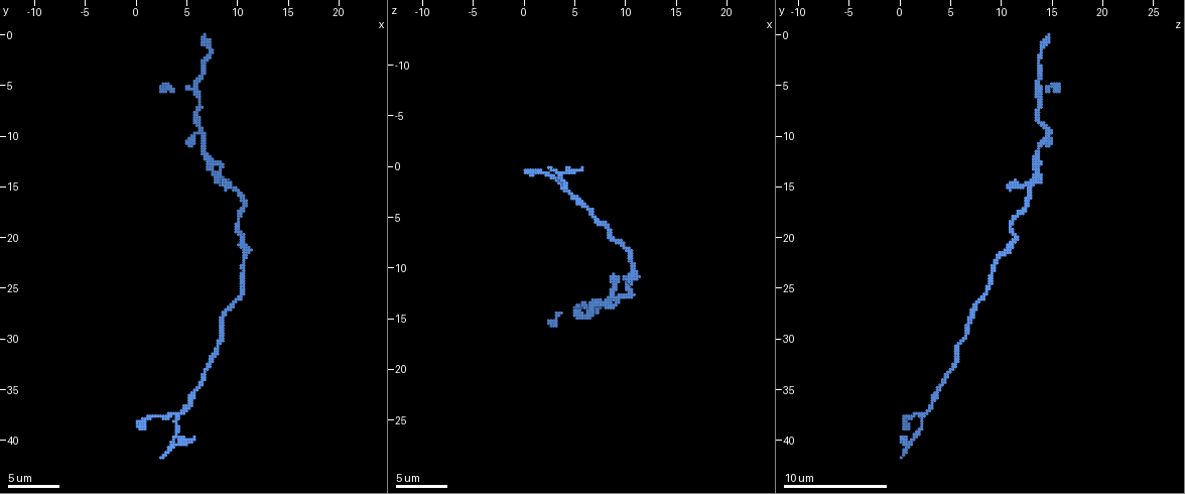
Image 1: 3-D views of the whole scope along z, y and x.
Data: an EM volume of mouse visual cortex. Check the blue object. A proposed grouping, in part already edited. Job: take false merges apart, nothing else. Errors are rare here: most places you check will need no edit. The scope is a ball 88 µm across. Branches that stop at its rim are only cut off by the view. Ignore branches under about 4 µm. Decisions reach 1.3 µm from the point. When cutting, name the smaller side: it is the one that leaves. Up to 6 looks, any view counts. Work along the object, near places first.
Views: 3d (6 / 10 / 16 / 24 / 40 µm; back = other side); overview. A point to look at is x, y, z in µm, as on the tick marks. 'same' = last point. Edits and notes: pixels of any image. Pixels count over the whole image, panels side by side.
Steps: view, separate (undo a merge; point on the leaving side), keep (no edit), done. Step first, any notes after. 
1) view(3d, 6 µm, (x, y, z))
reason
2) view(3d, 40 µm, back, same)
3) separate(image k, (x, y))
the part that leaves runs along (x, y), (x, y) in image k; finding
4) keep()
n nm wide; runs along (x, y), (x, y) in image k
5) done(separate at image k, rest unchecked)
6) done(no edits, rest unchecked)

view(3d, 10 µm, (8.2, 13.4, 13.8))
narrows sharply

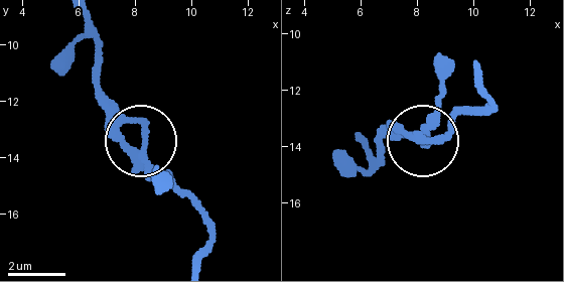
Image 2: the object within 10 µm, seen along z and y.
keep()
runs along (194, 261), (206, 218), (96, 83) in image 2; all the same neuron

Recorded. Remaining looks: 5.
view(3d, 10 µm, (6.2, 34.8, 4.0))
calibre changes

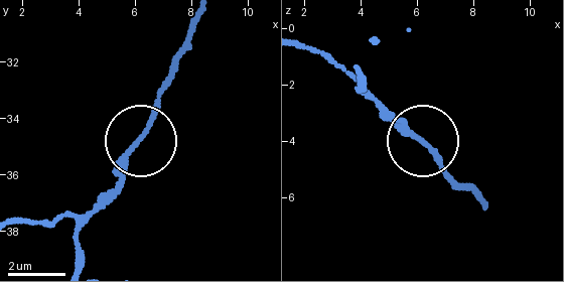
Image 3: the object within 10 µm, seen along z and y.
keep()
runs along (200, 18), (147, 134), (95, 203) in image 3; continuous, no second neuron

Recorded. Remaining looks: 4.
view(3d, 16 µm, (3.8, 40.2, 0.8))
sharp bend

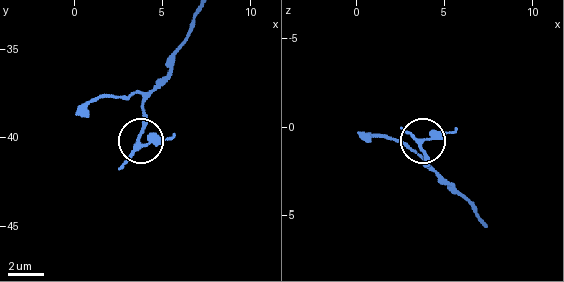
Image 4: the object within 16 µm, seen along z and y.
keep()
3 arms; runs along (194, 18), (143, 109), (143, 143), (173, 137) in image 4; continuous, no second neuron

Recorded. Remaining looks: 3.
done(no edits, rest unchecked)

